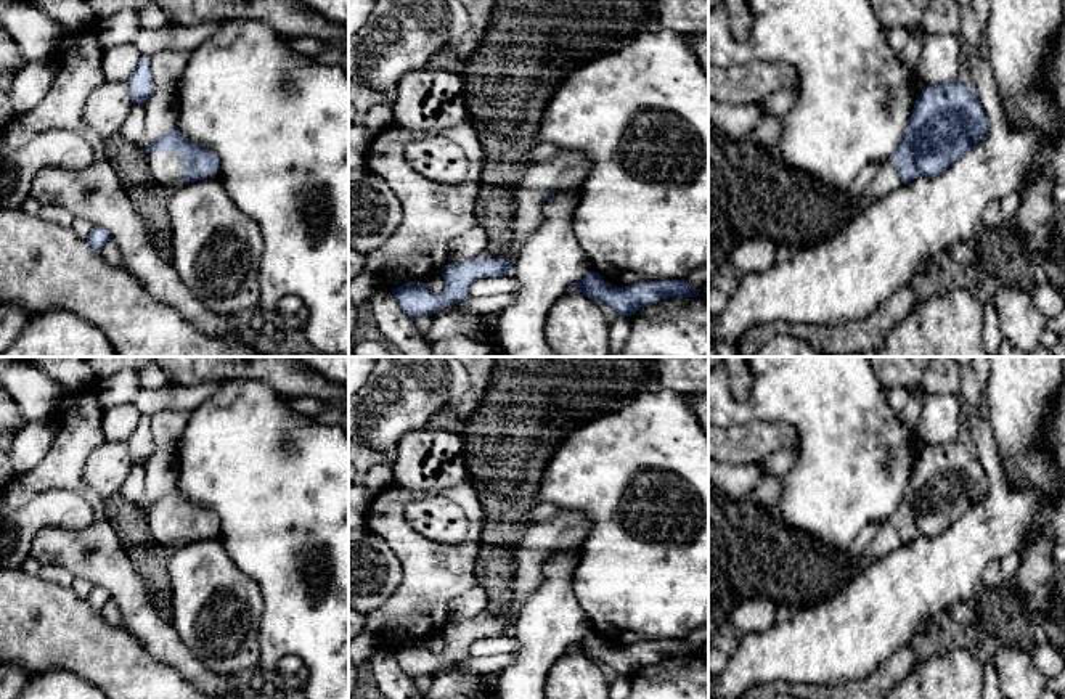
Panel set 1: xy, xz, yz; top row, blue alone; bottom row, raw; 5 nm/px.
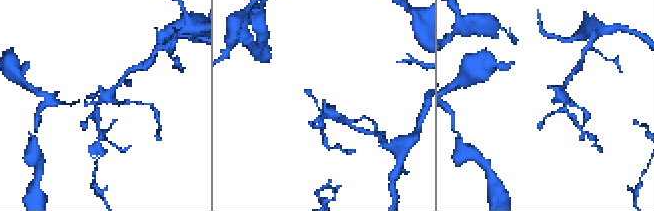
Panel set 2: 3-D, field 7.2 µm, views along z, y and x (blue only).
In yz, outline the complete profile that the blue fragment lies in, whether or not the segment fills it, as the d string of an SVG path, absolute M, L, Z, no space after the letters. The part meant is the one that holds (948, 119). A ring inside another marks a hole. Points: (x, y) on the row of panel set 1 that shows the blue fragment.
M957 80L928 84L916 100L903 140L892 154L893 161L879 166L877 175L863 193L863 199L869 202L892 193L901 183L940 175L975 148L988 130L990 121L981 101L965 84Z

